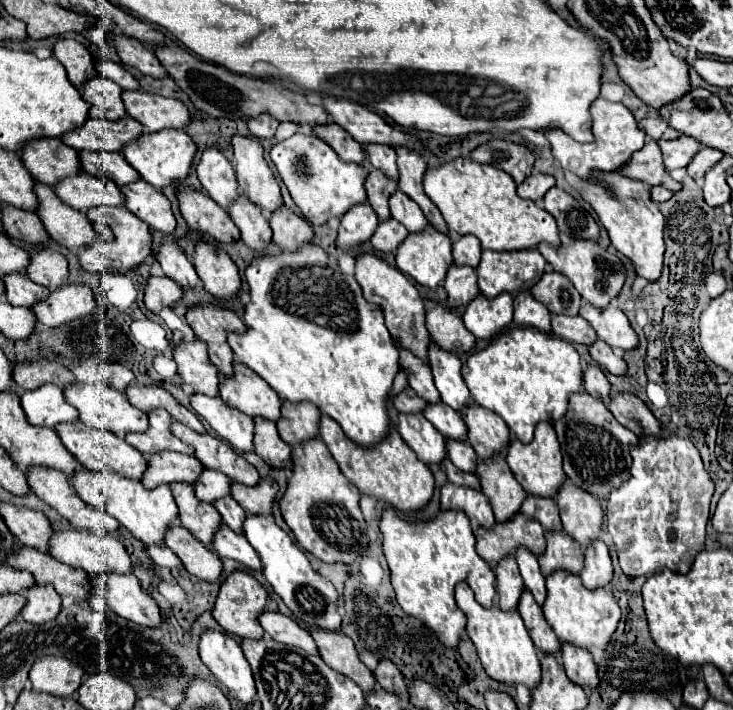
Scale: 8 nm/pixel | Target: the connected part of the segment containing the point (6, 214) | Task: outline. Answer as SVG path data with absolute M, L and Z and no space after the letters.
M3 205L1 215L3 215L1 217L3 229L9 237L31 243L31 245L41 245L49 239L37 213L25 211L25 209L15 209L11 205Z

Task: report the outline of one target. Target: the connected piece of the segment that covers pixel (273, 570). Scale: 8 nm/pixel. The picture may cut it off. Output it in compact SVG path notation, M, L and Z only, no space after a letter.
M247 515L243 525L243 535L253 545L263 563L263 575L275 589L275 593L285 601L285 605L299 617L305 627L341 629L341 615L337 613L337 591L333 583L319 573L315 573L309 565L305 553L289 539L289 535L275 525L269 515Z

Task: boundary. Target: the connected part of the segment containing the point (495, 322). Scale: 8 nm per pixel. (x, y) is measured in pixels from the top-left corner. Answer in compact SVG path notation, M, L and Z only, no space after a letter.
M503 293L503 297L495 297L495 301L487 301L487 297L477 295L463 313L465 327L477 339L493 339L501 329L505 329L513 319L513 297L511 293Z

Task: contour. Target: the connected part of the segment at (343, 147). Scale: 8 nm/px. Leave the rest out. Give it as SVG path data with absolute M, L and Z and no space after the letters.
M325 123L325 125L315 125L313 133L319 139L323 139L327 145L331 145L333 151L343 161L353 161L353 163L363 163L365 161L363 147L343 127L339 127L335 123Z

